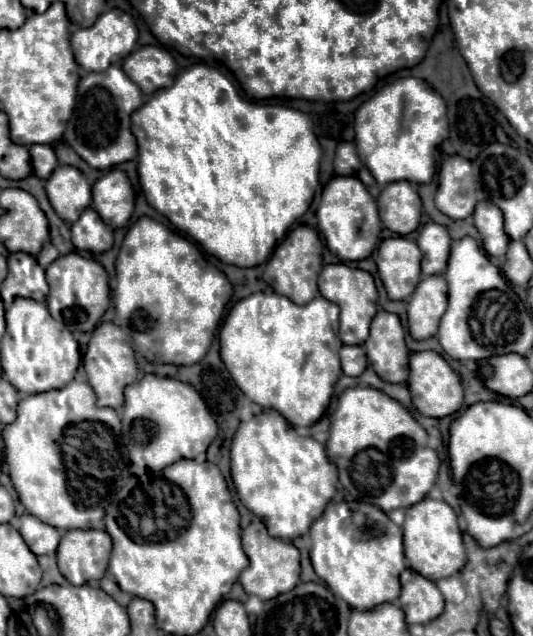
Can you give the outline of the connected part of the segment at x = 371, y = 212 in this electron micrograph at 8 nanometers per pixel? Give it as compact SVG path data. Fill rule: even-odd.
M333 177L324 186L317 219L317 227L325 237L329 251L341 261L359 261L373 253L381 233L381 221L377 215L375 199L367 193L365 185L357 177Z

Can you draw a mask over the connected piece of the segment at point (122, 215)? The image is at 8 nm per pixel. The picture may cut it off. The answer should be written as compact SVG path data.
M111 169L93 185L93 209L113 227L125 227L133 215L135 197L127 175L121 169Z

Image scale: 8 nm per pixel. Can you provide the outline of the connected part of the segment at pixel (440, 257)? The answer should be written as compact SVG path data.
M429 221L421 229L417 237L417 245L421 247L421 253L423 253L423 261L421 261L423 277L445 273L447 259L449 259L449 247L451 247L451 237L447 229L439 223Z

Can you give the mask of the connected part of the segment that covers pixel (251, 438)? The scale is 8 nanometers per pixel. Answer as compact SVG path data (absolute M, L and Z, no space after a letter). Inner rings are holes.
M275 409L263 411L239 425L231 445L231 477L241 503L253 511L265 523L269 535L277 539L295 539L309 533L311 523L321 517L321 511L325 511L327 503L335 495L337 485L337 469L327 459L325 447L313 437L299 435Z

